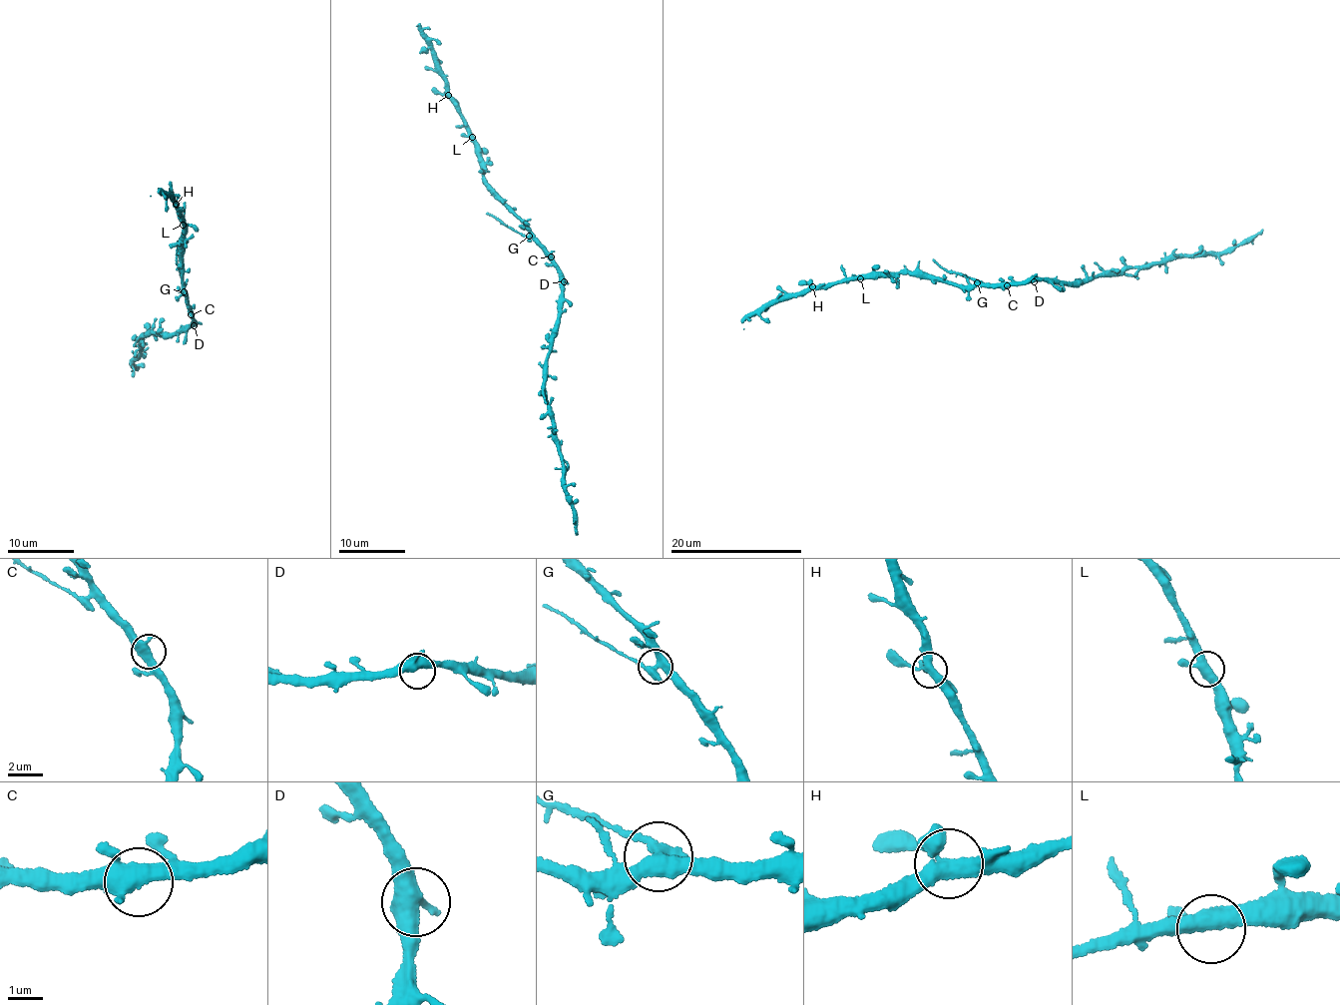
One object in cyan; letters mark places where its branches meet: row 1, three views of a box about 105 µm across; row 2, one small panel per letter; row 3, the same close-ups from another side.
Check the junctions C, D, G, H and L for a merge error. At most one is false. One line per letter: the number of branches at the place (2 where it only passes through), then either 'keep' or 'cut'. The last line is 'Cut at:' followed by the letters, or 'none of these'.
C: branches 3; keep
D: branches 3; keep
G: branches 3; cut
H: branches 3; keep
L: branches 3; keep
Cut at: G

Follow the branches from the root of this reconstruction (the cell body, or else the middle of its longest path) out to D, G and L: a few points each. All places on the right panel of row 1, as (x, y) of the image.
D: (1012, 282), (1034, 281)
G: (1012, 282), (984, 285), (977, 282)
L: (1012, 282), (963, 286), (925, 274), (876, 271), (860, 278)

